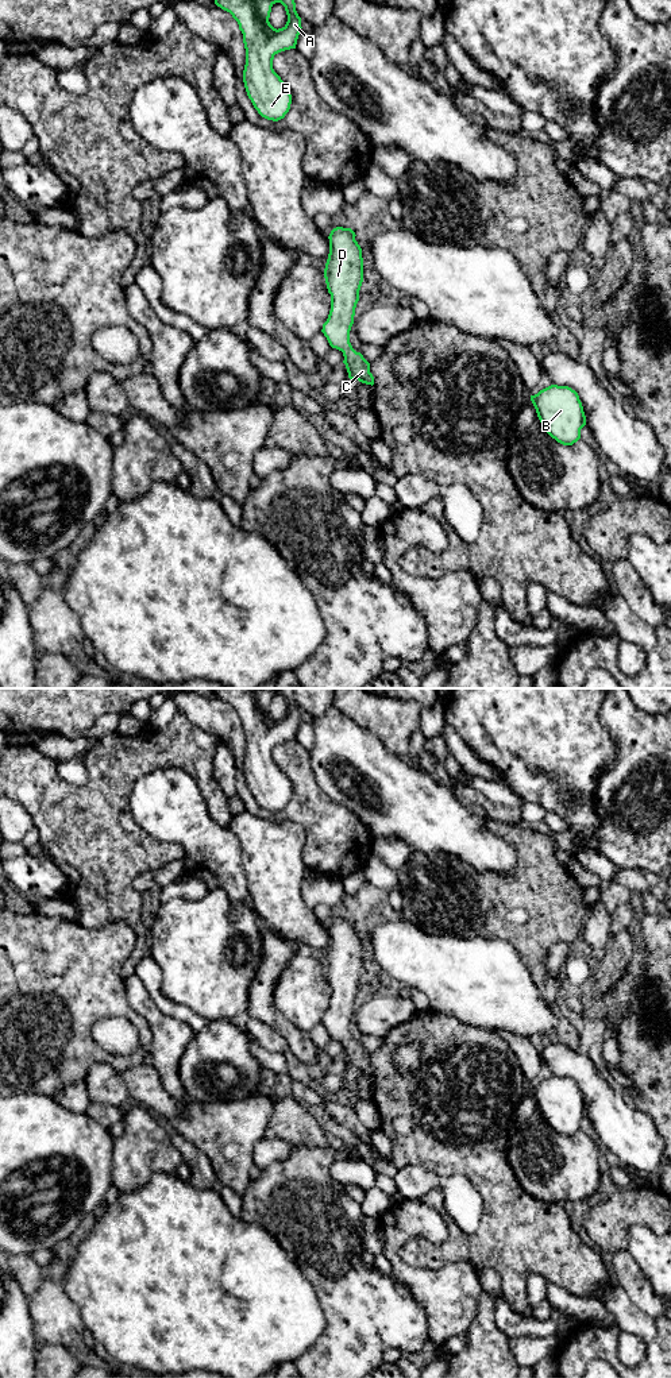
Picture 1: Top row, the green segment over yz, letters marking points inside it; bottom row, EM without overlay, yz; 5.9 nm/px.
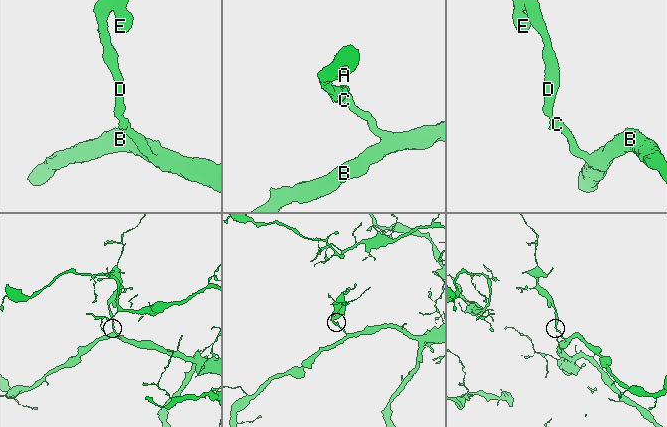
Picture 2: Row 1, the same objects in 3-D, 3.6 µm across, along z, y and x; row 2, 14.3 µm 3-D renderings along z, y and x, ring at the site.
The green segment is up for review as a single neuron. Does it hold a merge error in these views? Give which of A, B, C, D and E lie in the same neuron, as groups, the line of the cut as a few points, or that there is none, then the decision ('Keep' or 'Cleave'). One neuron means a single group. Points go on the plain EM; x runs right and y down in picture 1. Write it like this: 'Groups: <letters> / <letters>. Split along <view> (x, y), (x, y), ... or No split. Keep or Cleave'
Groups: A B C D E. No split. Keep

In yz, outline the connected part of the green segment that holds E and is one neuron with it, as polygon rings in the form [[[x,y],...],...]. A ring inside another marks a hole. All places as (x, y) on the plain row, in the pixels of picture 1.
[[[213,688],[215,695],[221,700],[230,703],[238,713],[239,721],[243,725],[243,734],[246,740],[246,756],[243,761],[243,773],[248,790],[258,804],[273,812],[285,808],[290,800],[292,786],[288,776],[273,760],[274,746],[296,740],[297,730],[301,722],[301,709],[296,702],[293,688]],[[281,694],[285,698],[288,713],[282,719],[274,719],[270,713],[271,698]]]

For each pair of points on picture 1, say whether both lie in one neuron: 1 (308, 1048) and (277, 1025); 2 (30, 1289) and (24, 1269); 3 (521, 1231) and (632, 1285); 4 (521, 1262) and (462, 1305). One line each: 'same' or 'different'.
1: same
2: same
3: different
4: different

